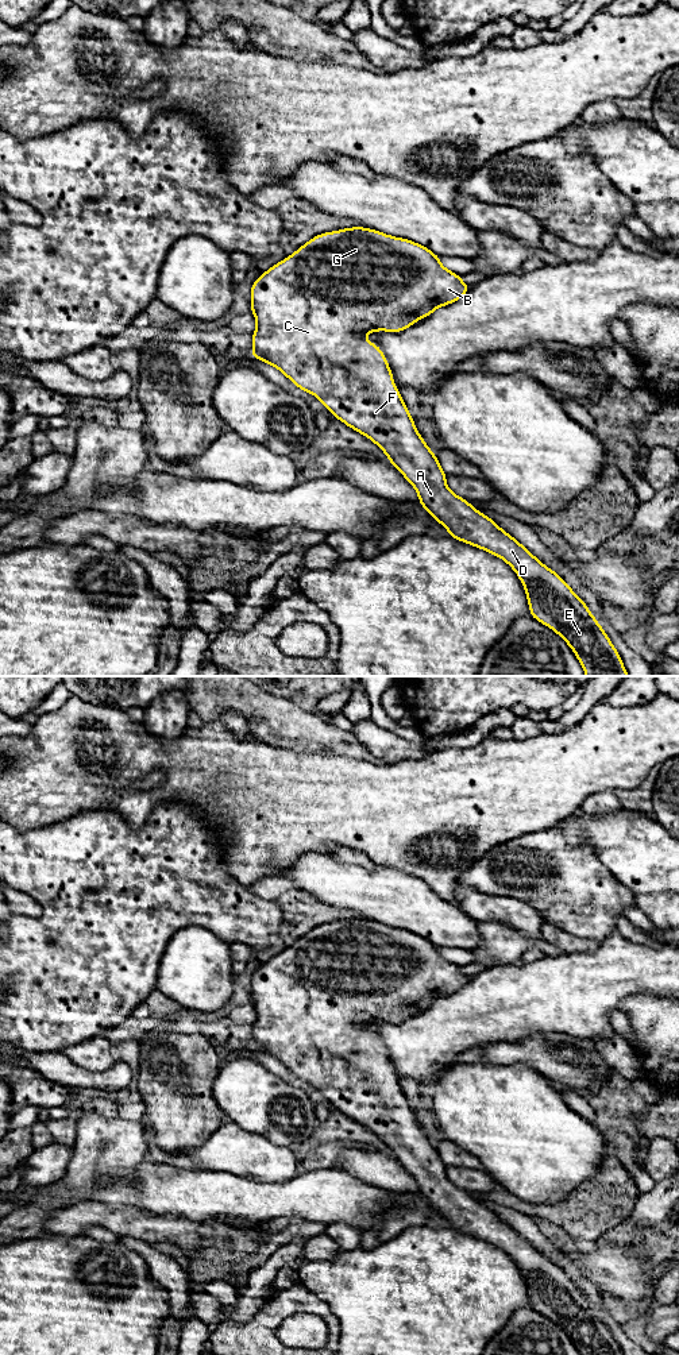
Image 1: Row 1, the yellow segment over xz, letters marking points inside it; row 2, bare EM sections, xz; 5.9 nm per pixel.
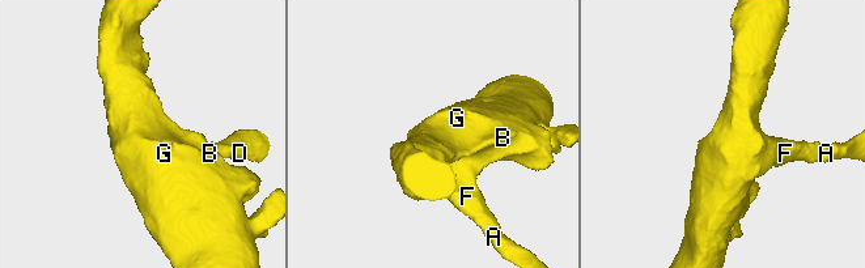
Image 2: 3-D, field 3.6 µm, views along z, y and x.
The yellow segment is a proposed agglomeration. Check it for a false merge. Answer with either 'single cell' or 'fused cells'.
single cell

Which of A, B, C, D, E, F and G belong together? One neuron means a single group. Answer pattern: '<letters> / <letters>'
A B C D E F G

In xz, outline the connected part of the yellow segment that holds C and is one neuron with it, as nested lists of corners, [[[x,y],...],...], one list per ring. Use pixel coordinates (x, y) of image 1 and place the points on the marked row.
[[[363,227],[320,233],[252,283],[251,312],[256,320],[256,329],[251,335],[250,355],[277,367],[297,387],[317,397],[336,418],[374,441],[417,490],[418,502],[447,528],[450,537],[485,549],[506,561],[525,587],[531,615],[556,632],[570,645],[586,676],[629,676],[605,630],[559,574],[545,567],[491,518],[447,487],[447,474],[417,432],[400,390],[394,386],[393,374],[382,350],[362,339],[366,333],[375,331],[401,332],[417,320],[428,317],[437,308],[462,298],[470,287],[460,279],[460,275],[440,265],[440,256],[412,240]]]

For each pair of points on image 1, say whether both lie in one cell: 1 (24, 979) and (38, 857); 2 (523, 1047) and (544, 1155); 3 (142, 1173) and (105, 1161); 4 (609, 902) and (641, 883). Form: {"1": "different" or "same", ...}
{"1": "same", "2": "different", "3": "different", "4": "different"}

